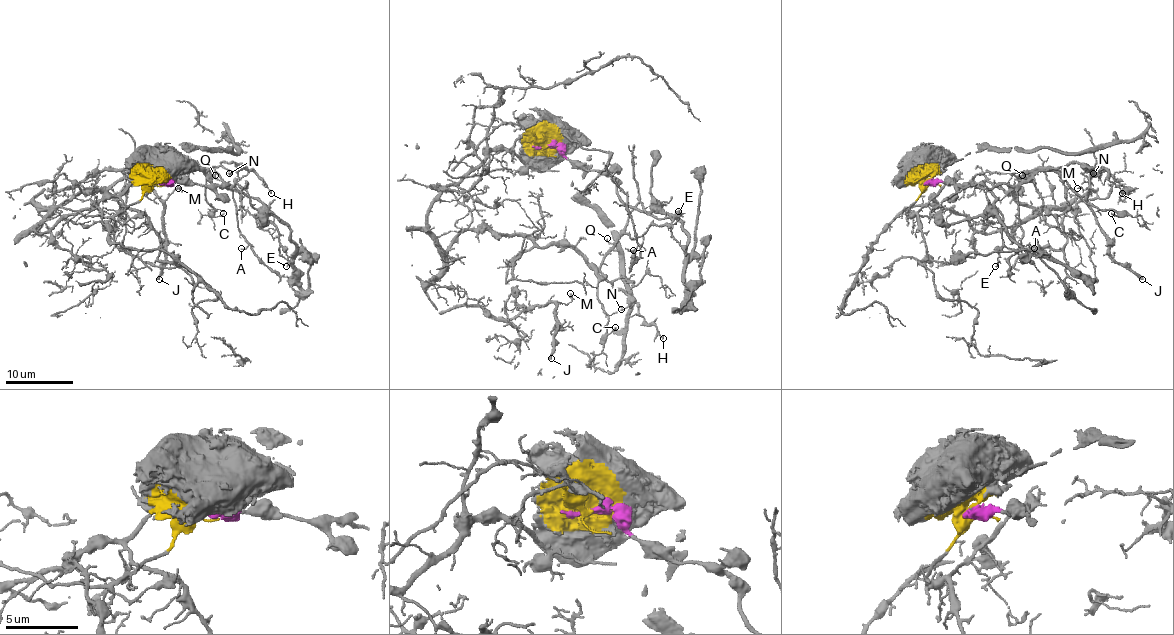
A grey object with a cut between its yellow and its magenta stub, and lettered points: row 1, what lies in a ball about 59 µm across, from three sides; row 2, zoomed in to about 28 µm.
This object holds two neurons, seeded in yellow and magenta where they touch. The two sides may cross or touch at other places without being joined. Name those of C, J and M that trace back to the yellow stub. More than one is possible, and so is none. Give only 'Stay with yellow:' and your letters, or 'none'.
Stay with yellow: C, J, M

